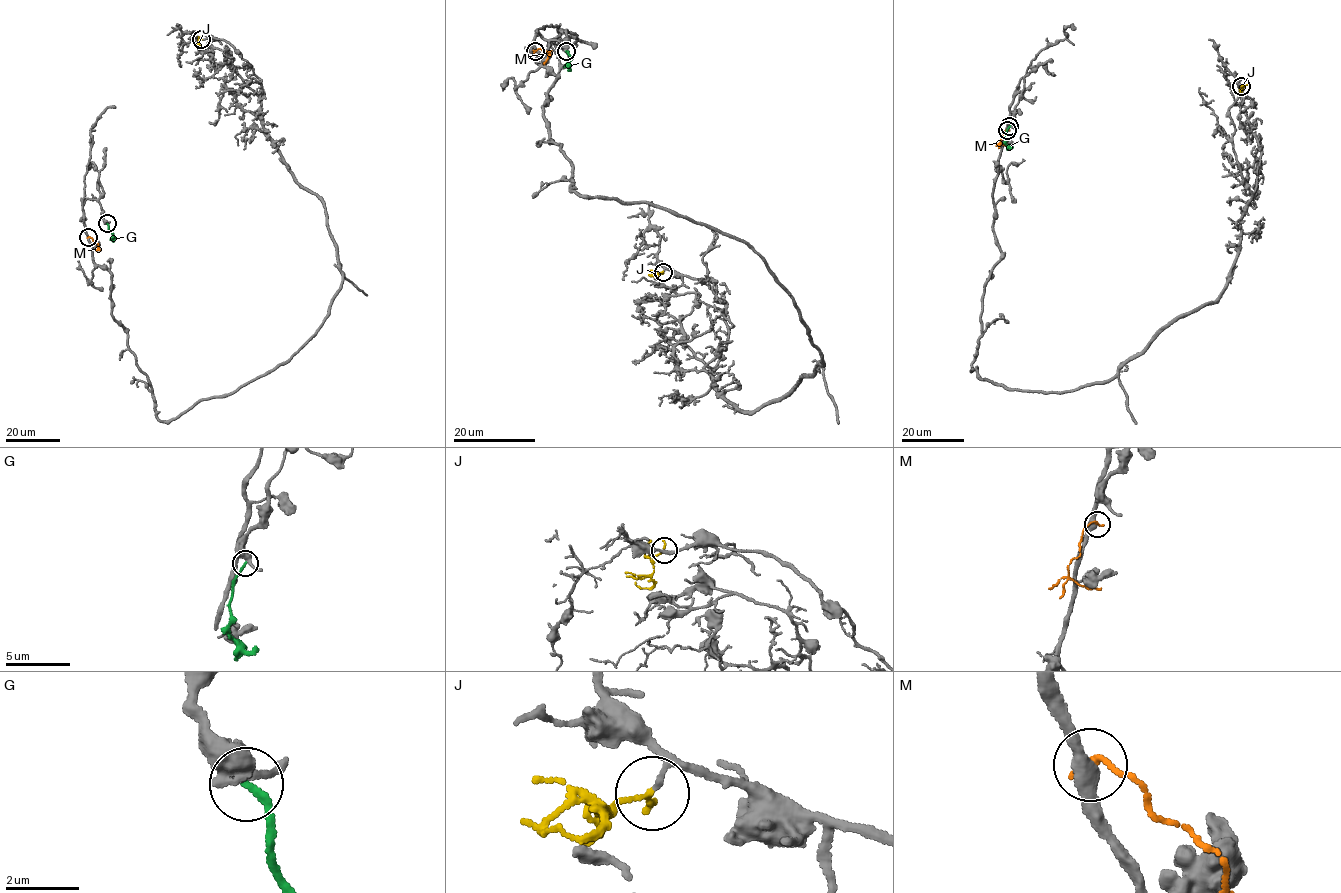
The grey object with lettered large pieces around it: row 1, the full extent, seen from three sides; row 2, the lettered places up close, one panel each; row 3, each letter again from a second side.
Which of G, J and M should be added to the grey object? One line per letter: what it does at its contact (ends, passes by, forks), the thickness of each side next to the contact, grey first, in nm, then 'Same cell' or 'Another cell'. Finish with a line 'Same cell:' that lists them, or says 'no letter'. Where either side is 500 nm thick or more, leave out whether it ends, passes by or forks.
G: It ends there. Thickness 400 nm (grey) against 200 nm. Another cell
J: It ends there. Thickness 100 nm (grey) against 160 nm. Same cell
M: It ends there. Thickness 400 nm (grey) against 200 nm. Another cell
Same cell: J

